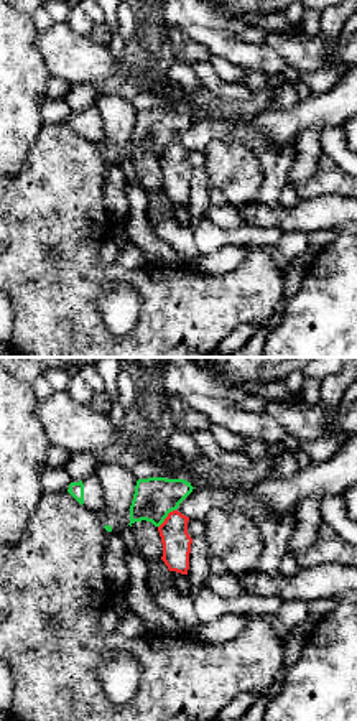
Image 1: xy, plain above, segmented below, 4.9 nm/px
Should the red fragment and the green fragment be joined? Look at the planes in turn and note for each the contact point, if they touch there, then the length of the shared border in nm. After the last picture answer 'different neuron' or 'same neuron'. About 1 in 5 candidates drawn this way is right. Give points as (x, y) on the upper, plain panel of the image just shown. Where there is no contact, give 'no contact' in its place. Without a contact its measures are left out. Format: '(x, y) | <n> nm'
(166, 148) | 130 nm

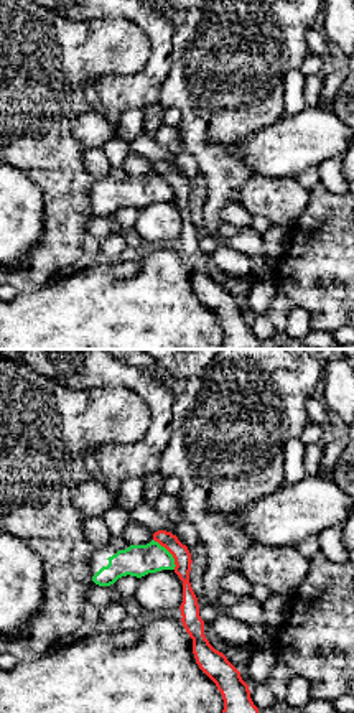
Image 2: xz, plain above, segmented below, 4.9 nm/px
(170, 183) | 190 nm

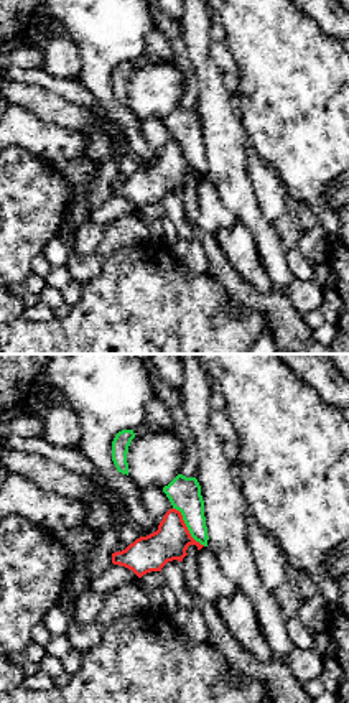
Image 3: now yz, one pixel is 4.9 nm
(186, 158) | 240 nm

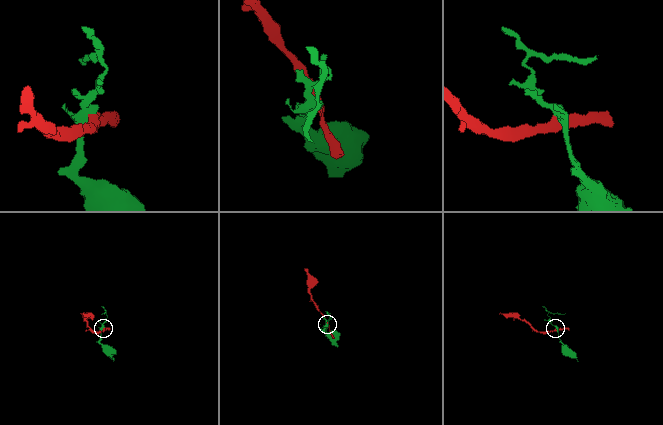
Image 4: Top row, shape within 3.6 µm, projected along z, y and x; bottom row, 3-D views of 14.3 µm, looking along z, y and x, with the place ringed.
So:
different neuron

